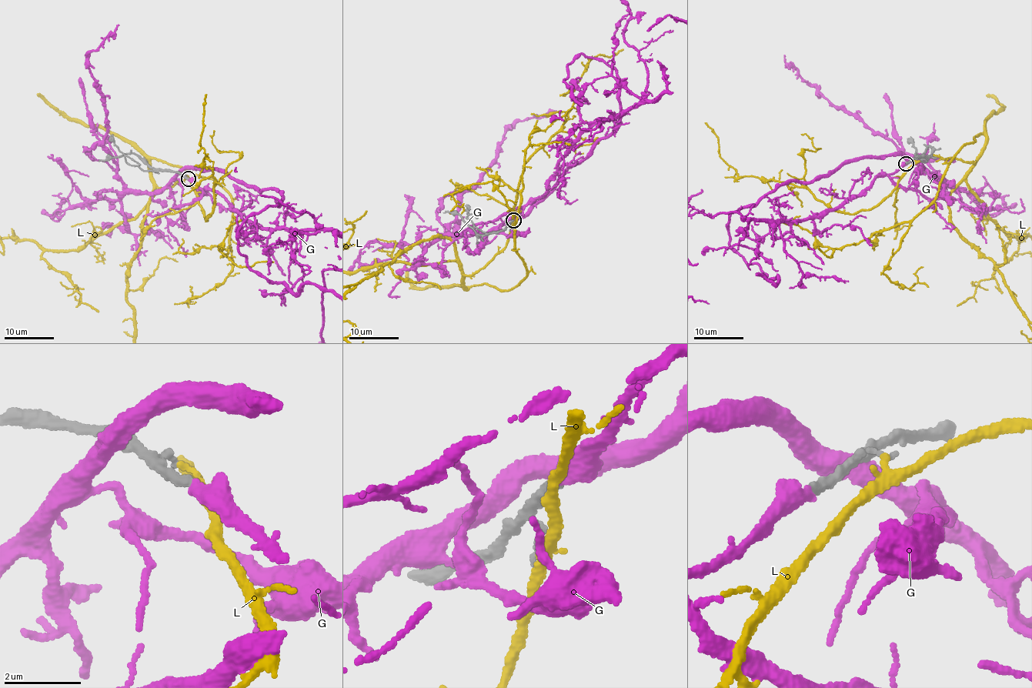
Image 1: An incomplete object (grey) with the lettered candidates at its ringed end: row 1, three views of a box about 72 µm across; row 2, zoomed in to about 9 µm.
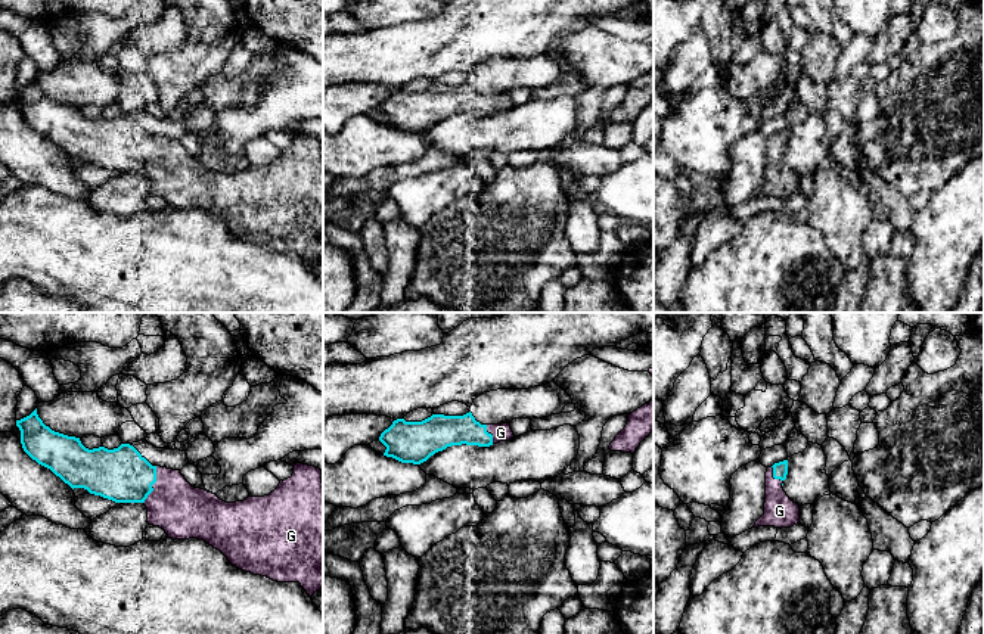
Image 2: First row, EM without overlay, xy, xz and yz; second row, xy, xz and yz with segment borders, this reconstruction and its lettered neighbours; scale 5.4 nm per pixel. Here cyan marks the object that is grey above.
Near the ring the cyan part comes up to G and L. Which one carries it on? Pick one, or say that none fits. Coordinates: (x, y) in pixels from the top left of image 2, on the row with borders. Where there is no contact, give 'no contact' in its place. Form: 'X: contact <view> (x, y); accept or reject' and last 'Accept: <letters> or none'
G: contact xy (154, 482); accept
L: no contact; reject
Accept: G

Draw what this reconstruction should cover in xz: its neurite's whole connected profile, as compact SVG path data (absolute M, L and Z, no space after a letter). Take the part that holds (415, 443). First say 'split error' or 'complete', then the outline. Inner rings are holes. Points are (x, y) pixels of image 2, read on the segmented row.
split error; M469 411L463 416L432 414L422 422L397 419L381 433L379 441L387 447L384 456L420 464L451 445L490 447L513 436L509 423L481 425Z

